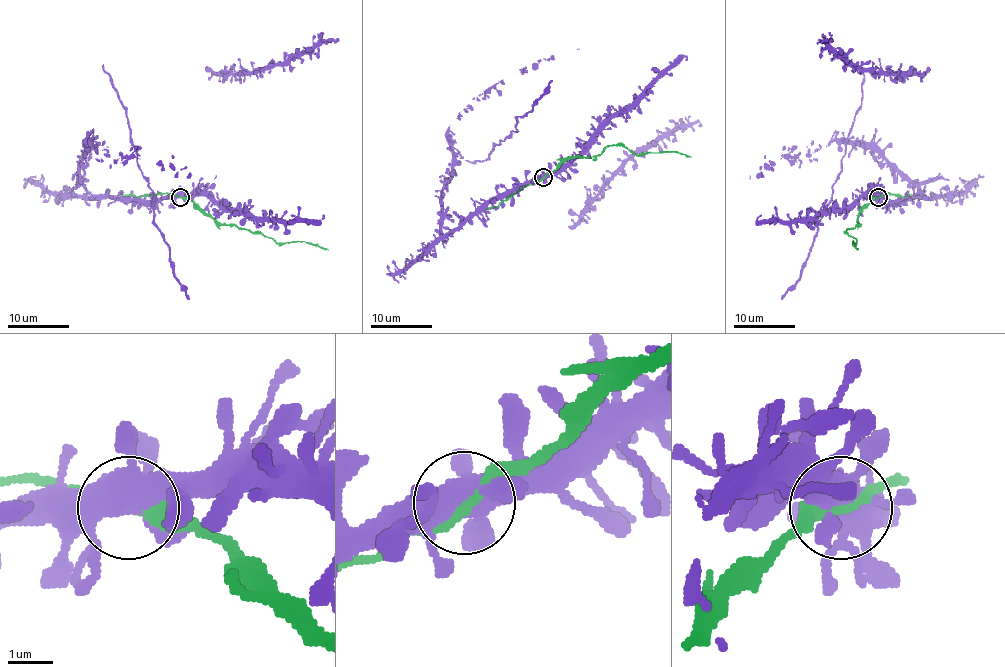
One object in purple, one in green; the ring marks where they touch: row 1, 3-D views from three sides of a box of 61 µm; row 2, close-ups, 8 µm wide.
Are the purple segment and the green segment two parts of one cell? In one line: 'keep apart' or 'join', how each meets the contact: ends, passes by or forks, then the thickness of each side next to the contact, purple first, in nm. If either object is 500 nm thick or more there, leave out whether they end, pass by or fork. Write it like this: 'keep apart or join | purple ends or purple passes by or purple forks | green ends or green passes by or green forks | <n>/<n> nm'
keep apart | purple forks | green passes by | 480/190 nm

